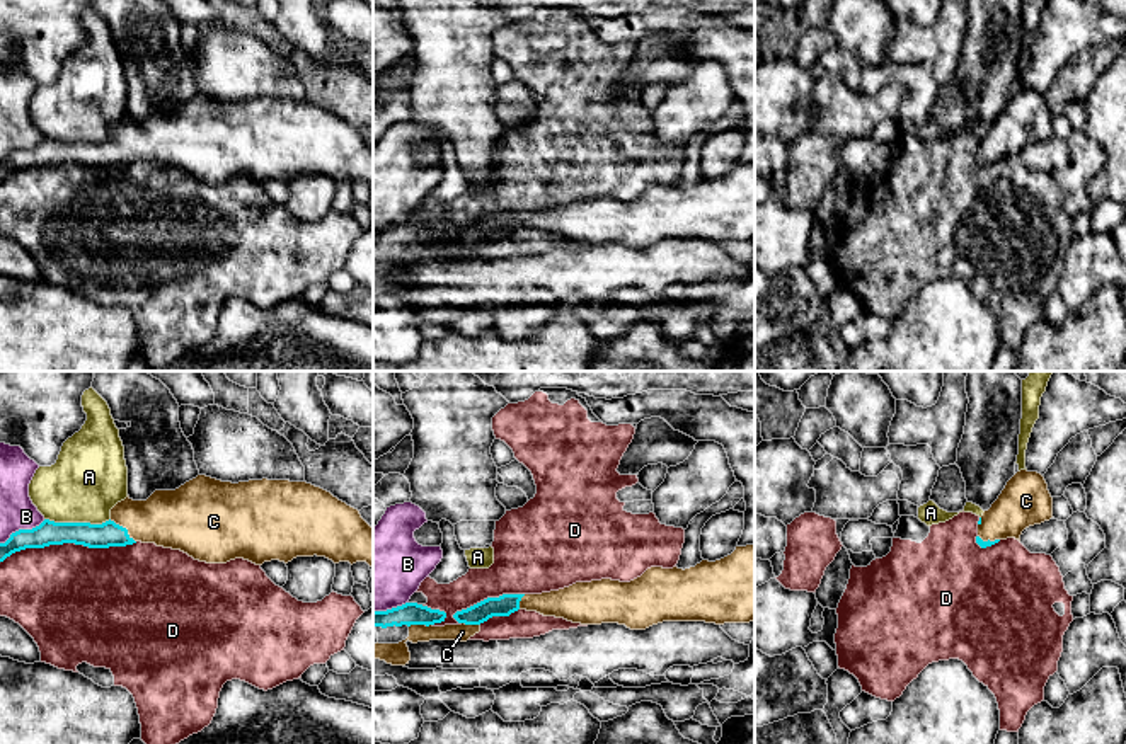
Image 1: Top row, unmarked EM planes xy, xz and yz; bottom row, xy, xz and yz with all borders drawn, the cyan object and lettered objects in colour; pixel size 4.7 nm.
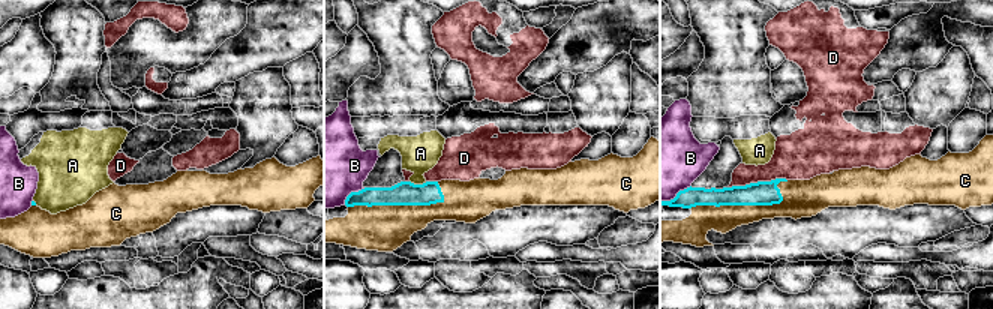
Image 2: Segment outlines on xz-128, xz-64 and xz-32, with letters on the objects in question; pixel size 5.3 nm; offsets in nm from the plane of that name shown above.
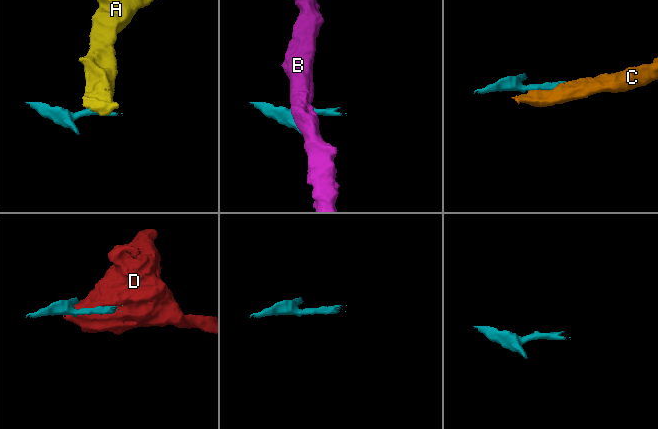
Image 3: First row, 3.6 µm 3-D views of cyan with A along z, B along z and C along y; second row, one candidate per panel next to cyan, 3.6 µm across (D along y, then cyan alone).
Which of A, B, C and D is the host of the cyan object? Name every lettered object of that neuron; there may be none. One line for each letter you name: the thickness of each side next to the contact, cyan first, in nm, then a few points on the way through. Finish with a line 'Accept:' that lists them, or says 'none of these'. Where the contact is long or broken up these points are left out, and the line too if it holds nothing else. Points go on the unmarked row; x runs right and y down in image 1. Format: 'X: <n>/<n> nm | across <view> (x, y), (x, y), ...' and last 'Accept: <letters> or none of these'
C: 120/280 nm
Accept: C

